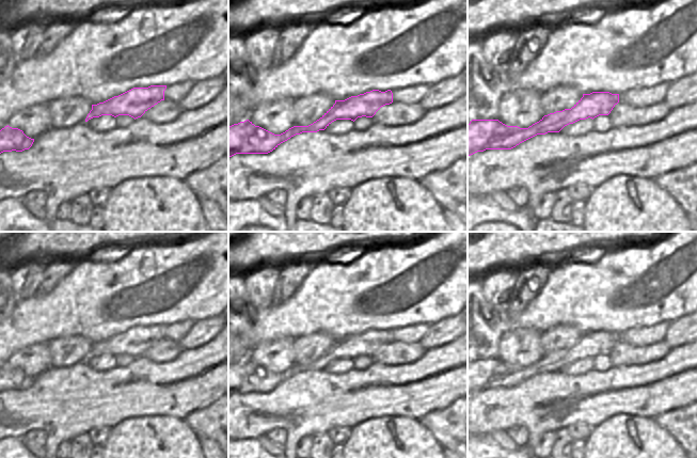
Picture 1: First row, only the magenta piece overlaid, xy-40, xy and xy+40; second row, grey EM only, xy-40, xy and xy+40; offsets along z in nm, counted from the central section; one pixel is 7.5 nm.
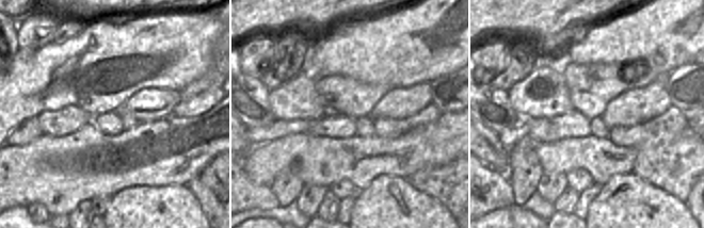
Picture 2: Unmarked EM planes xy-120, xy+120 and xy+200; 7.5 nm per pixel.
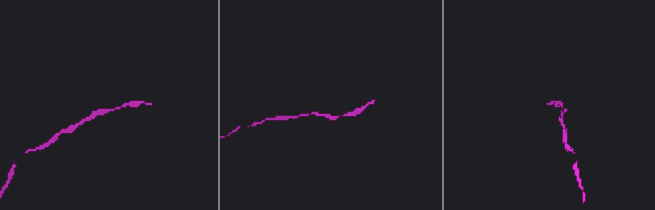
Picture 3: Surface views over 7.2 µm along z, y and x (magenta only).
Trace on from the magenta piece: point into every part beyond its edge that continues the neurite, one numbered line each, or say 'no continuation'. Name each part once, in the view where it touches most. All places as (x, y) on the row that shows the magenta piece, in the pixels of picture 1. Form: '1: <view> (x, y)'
no continuation

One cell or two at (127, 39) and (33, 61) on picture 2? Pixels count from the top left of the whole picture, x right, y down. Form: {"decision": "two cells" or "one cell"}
{"decision": "one cell"}

